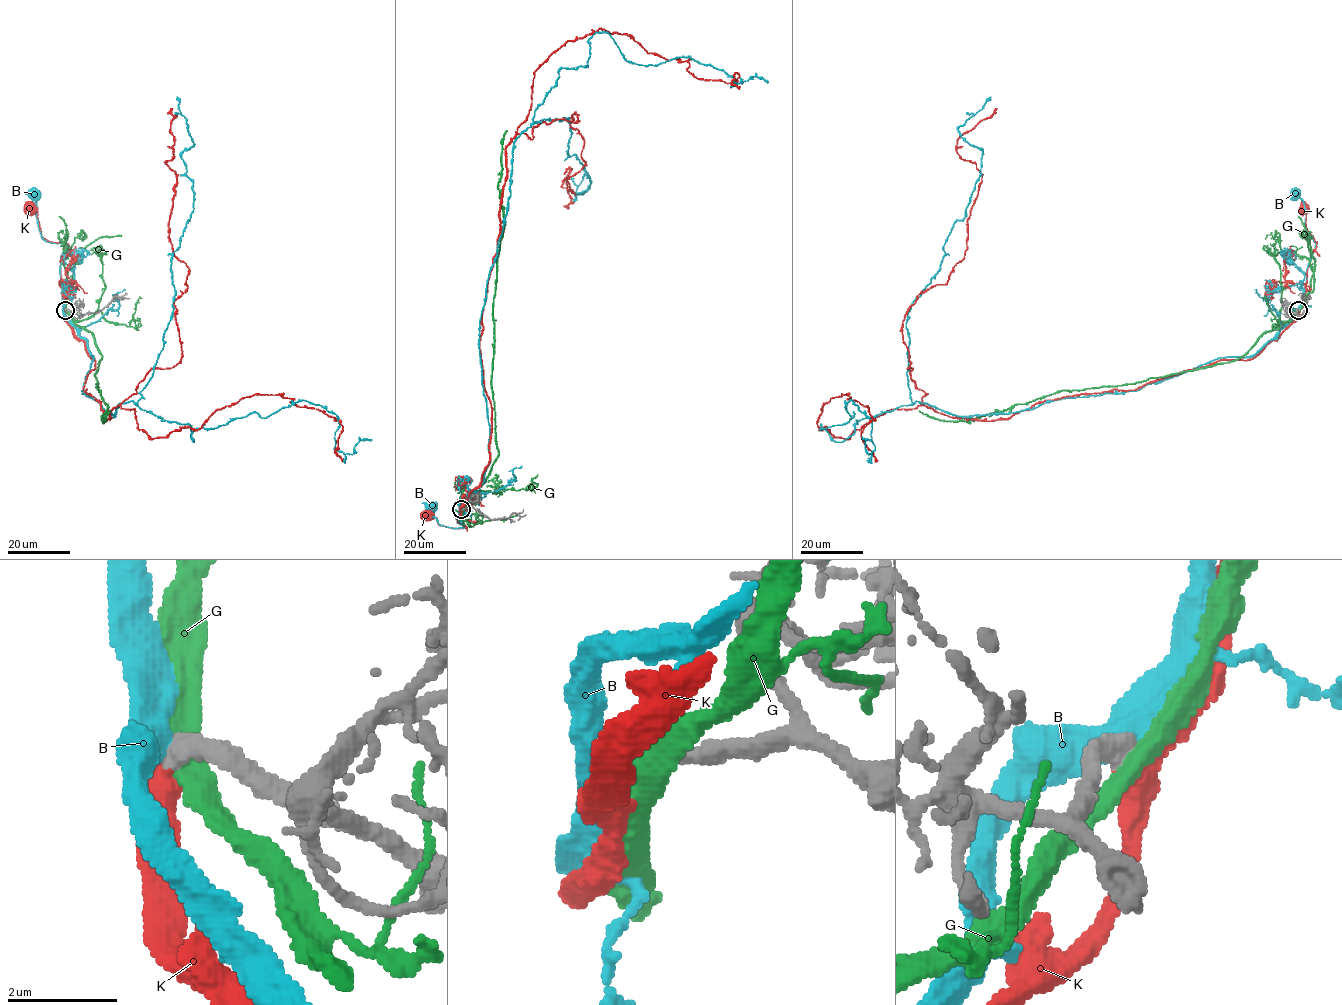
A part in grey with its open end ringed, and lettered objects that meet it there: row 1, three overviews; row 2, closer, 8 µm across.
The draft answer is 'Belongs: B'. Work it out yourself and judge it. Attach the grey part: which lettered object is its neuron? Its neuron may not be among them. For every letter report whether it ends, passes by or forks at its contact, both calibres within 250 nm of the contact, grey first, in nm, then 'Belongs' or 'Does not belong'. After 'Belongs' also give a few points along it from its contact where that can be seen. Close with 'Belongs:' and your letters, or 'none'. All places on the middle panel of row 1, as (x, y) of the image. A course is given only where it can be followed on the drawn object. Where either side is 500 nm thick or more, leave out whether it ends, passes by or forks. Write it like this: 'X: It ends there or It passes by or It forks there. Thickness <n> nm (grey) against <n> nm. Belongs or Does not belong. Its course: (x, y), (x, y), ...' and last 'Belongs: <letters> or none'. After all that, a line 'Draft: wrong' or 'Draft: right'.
B: It passes by. Thickness 420 nm (grey) against 480 nm. Does not belong
G: It passes by. Thickness 420 nm (grey) against 400 nm. Does not belong
K: Thickness 420 nm (grey) against 500 nm. Belongs. Its course: (461, 510), (456, 521), (465, 527), (442, 526), (436, 518), (427, 515)
Belongs: K
Draft: wrong

